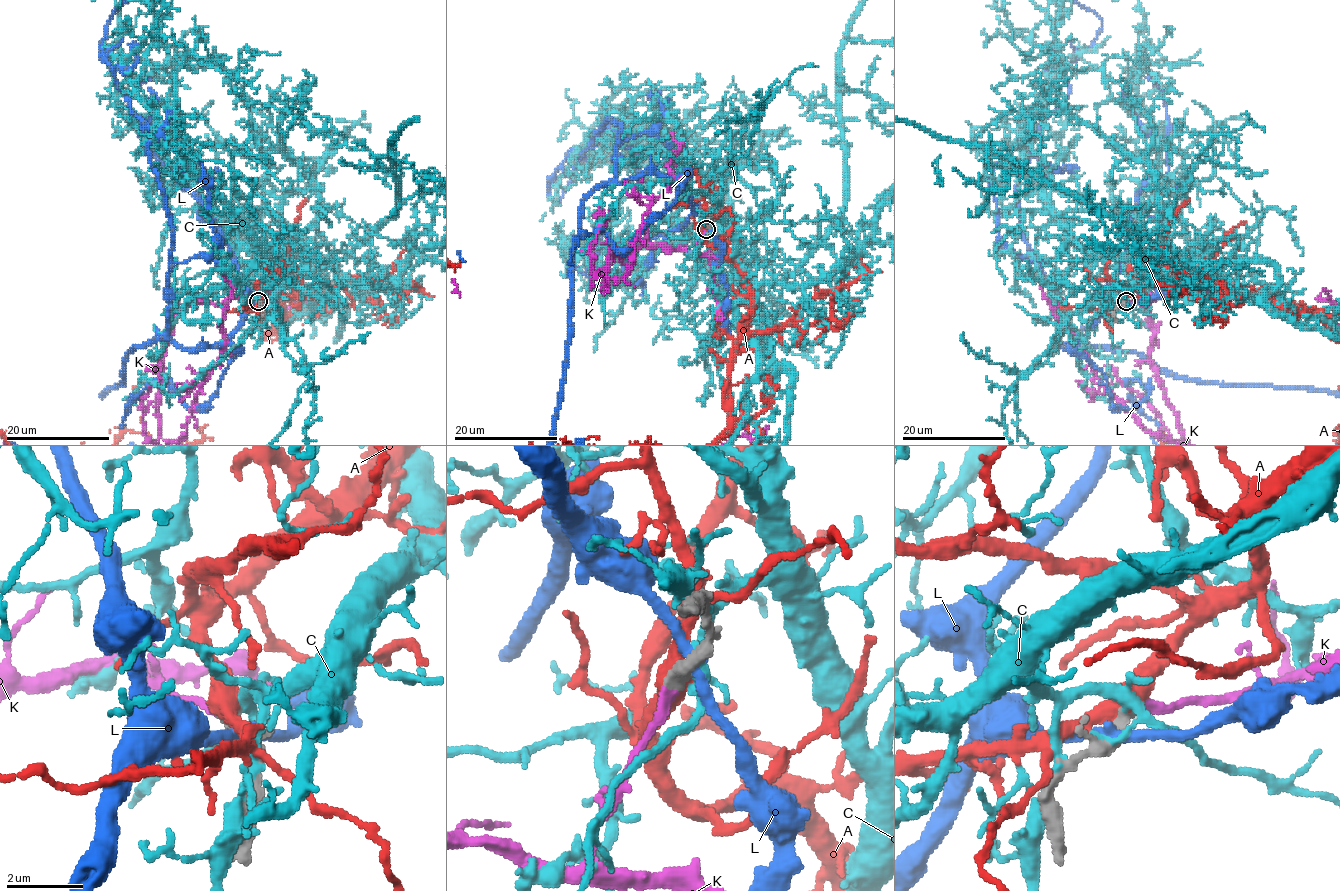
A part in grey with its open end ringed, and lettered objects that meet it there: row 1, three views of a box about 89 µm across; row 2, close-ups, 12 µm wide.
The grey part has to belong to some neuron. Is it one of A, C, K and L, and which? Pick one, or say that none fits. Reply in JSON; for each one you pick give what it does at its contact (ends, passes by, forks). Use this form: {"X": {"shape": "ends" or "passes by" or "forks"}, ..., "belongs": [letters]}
{"K": {"shape": "ends"}, "belongs": ["K"]}

